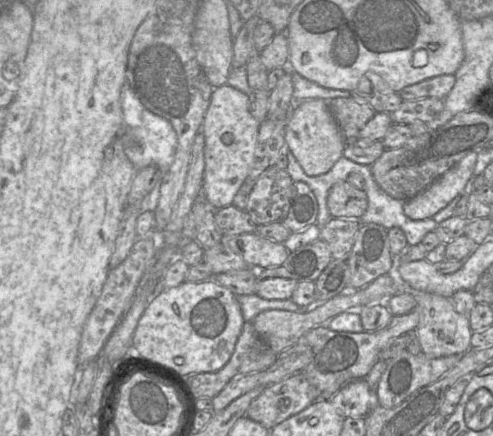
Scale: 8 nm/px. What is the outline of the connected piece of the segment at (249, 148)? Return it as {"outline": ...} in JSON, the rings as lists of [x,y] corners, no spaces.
{"outline":[[[228,84],[213,89],[200,131],[205,138],[202,194],[214,209],[231,205],[248,176],[254,161],[259,127],[260,123],[249,111],[247,94]]]}

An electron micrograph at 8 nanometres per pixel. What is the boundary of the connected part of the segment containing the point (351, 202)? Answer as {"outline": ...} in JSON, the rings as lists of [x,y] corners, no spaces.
{"outline":[[[347,181],[334,184],[328,192],[327,207],[332,218],[358,219],[368,206],[367,195]]]}

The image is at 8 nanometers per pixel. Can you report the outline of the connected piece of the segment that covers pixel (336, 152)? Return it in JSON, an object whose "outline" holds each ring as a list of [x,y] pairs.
{"outline":[[[321,98],[302,101],[292,111],[286,126],[285,141],[288,149],[308,176],[327,173],[343,156],[346,145],[345,137],[327,102]]]}

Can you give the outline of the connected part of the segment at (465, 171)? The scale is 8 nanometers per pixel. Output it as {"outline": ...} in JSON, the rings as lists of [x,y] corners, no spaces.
{"outline":[[[471,152],[445,172],[426,190],[404,203],[404,212],[412,220],[432,218],[456,196],[463,194],[477,161],[477,152]]]}

